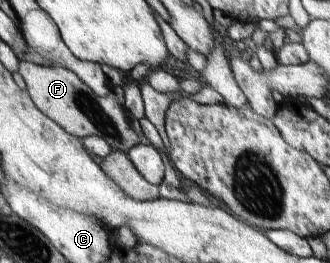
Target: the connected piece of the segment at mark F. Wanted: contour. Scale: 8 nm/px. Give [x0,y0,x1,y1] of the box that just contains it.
[19,60,143,153]

